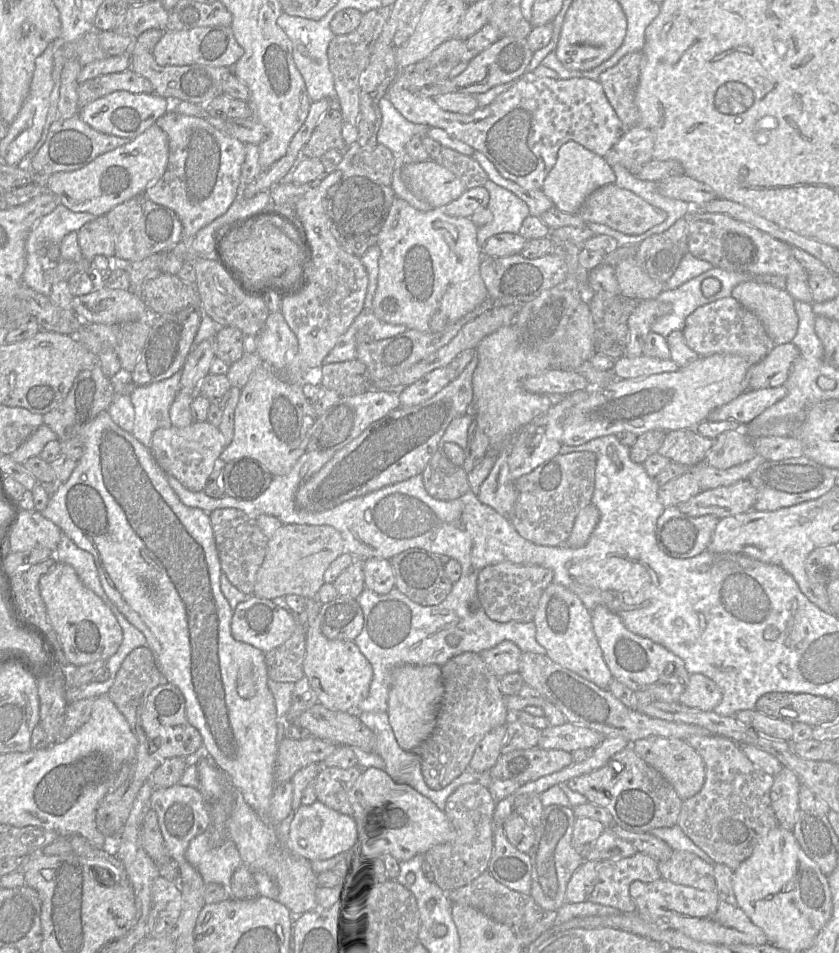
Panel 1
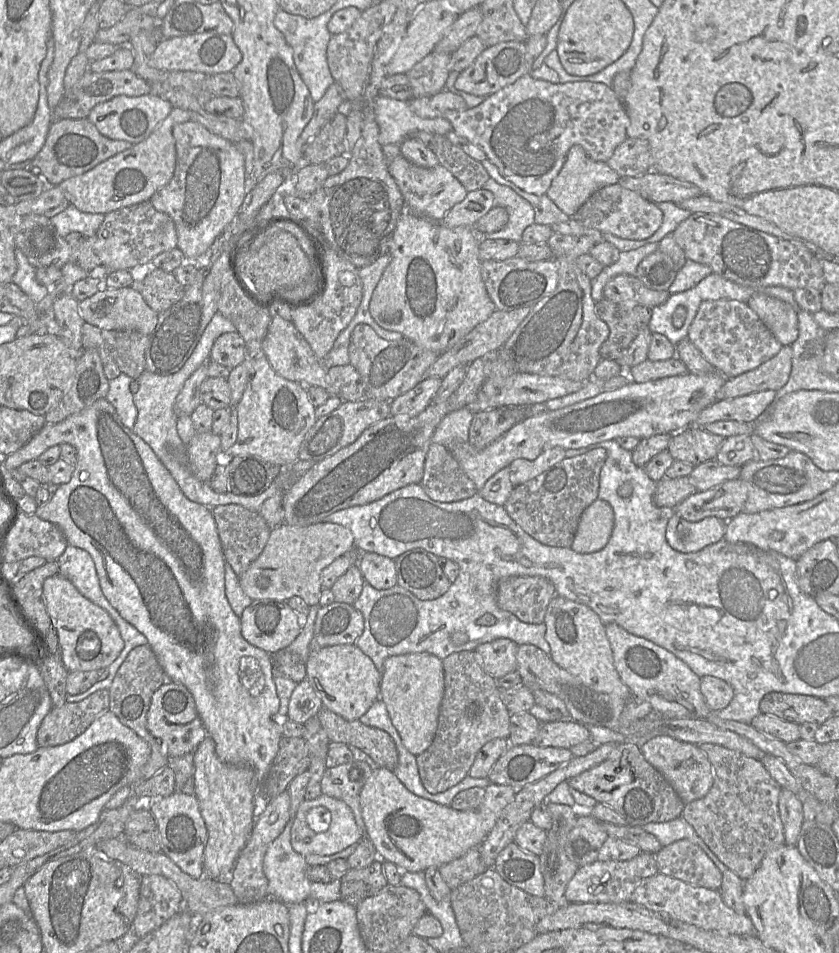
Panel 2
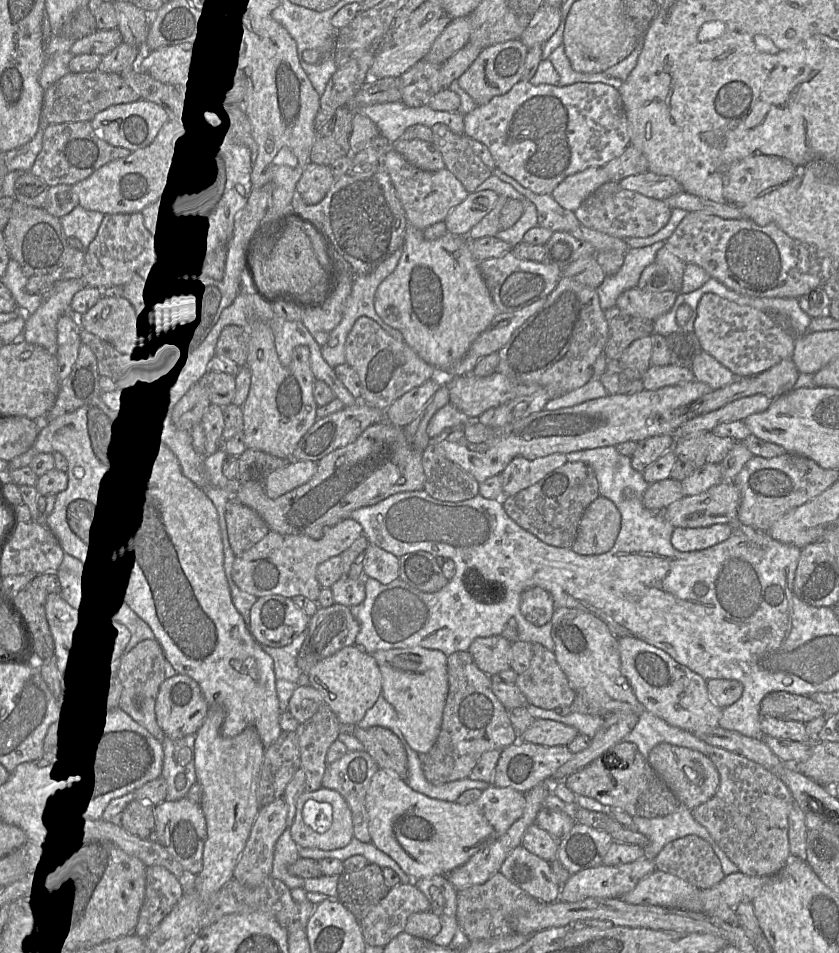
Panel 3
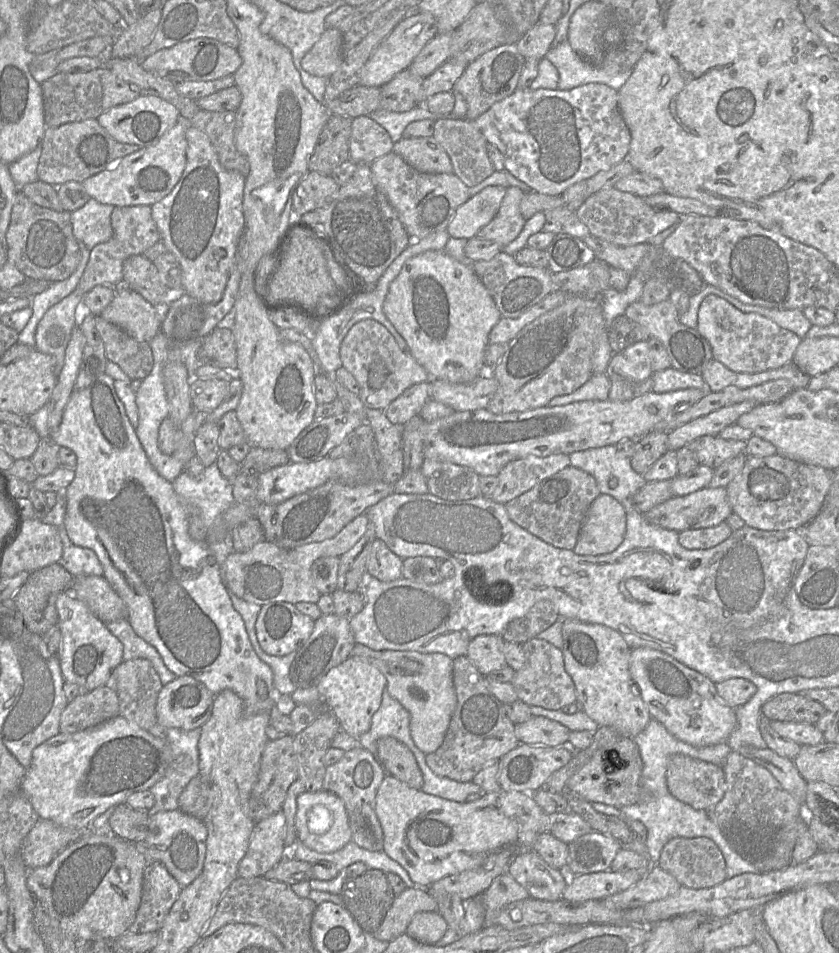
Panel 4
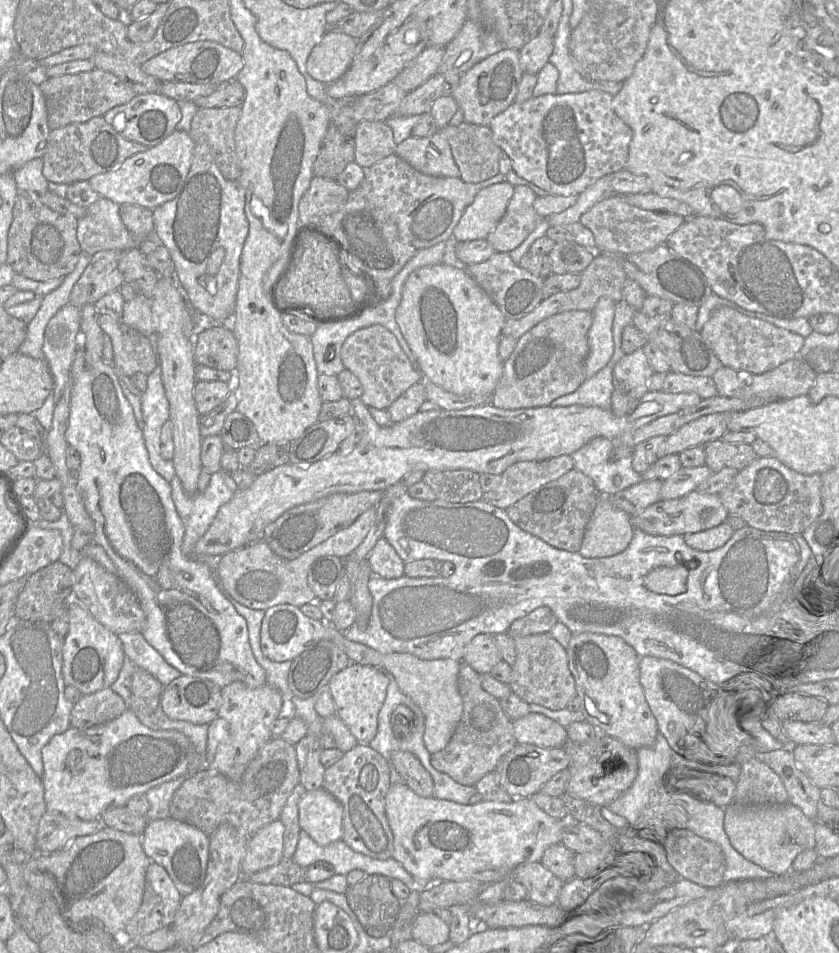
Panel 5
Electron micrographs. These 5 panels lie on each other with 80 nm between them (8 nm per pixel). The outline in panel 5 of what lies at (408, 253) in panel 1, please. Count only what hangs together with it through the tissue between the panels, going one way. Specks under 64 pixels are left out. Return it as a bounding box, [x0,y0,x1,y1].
[395,263,507,401]

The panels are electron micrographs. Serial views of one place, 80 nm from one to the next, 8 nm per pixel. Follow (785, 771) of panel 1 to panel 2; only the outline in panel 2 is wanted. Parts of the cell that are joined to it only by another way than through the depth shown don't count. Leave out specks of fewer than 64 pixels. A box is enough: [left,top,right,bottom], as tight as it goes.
[778,788,804,846]

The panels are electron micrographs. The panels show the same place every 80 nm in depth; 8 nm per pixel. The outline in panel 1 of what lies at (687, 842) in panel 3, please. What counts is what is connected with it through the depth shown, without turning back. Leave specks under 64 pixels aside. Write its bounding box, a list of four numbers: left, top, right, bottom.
[658,851,716,891]

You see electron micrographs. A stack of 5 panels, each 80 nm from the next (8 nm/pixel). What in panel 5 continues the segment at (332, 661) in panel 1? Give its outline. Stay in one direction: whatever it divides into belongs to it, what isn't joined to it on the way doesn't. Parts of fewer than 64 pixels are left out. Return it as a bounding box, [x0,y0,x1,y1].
[329,662,390,745]

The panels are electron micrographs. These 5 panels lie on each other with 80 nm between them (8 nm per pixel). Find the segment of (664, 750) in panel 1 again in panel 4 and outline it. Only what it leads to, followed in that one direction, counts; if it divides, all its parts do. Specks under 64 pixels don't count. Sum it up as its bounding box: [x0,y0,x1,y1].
[666,754,726,810]

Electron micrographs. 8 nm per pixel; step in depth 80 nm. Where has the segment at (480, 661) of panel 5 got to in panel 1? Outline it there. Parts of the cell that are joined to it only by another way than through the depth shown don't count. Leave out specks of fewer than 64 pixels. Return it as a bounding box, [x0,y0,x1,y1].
[482,640,522,678]

